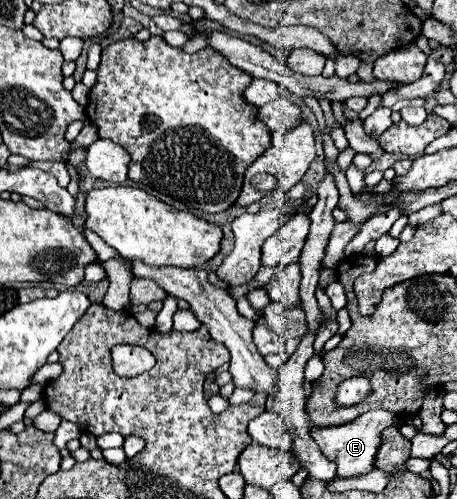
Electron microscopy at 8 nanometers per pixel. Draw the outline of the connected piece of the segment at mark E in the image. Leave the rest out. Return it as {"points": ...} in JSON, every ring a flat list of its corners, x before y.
{"points":[[371,410,363,416,355,418,351,424,337,426,337,428,311,428,311,436,331,462,337,464,337,476,339,478,351,478,351,476,363,476,375,470,375,458,381,444,381,434,389,426,401,426,403,420,389,412,389,410]]}

